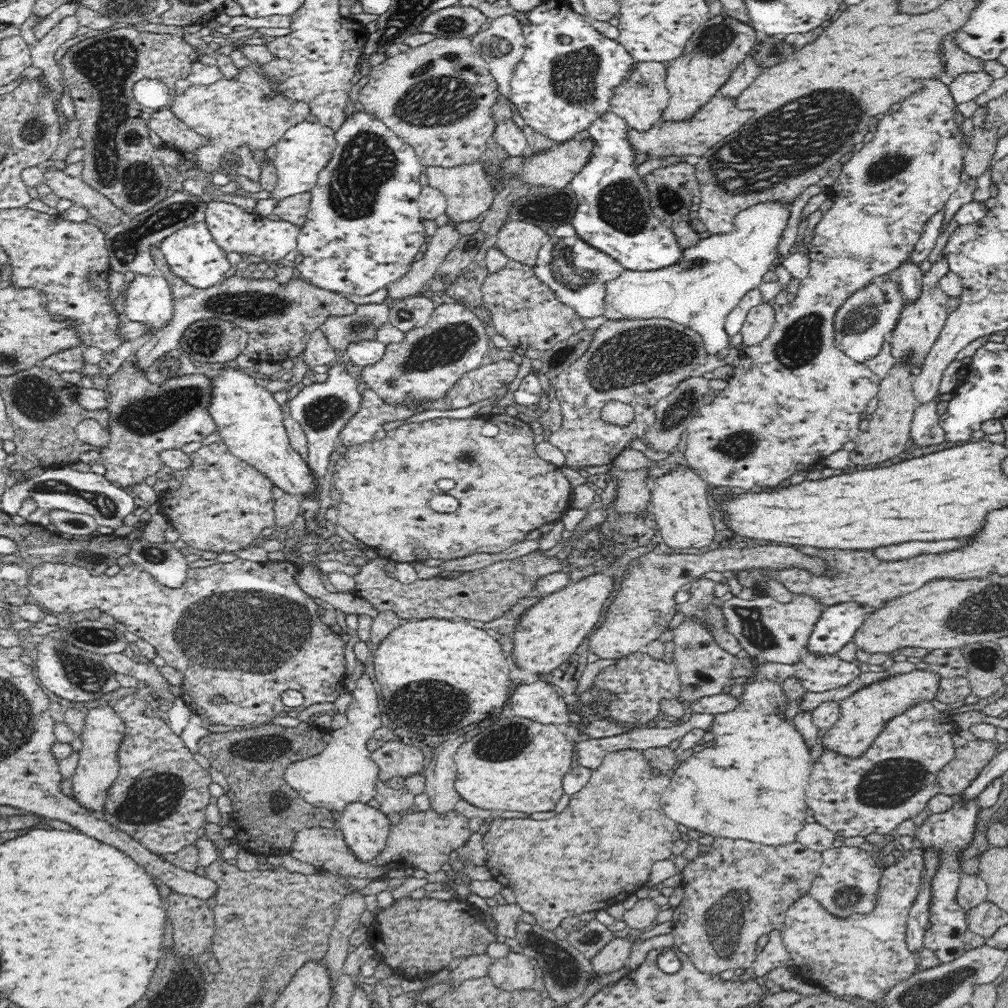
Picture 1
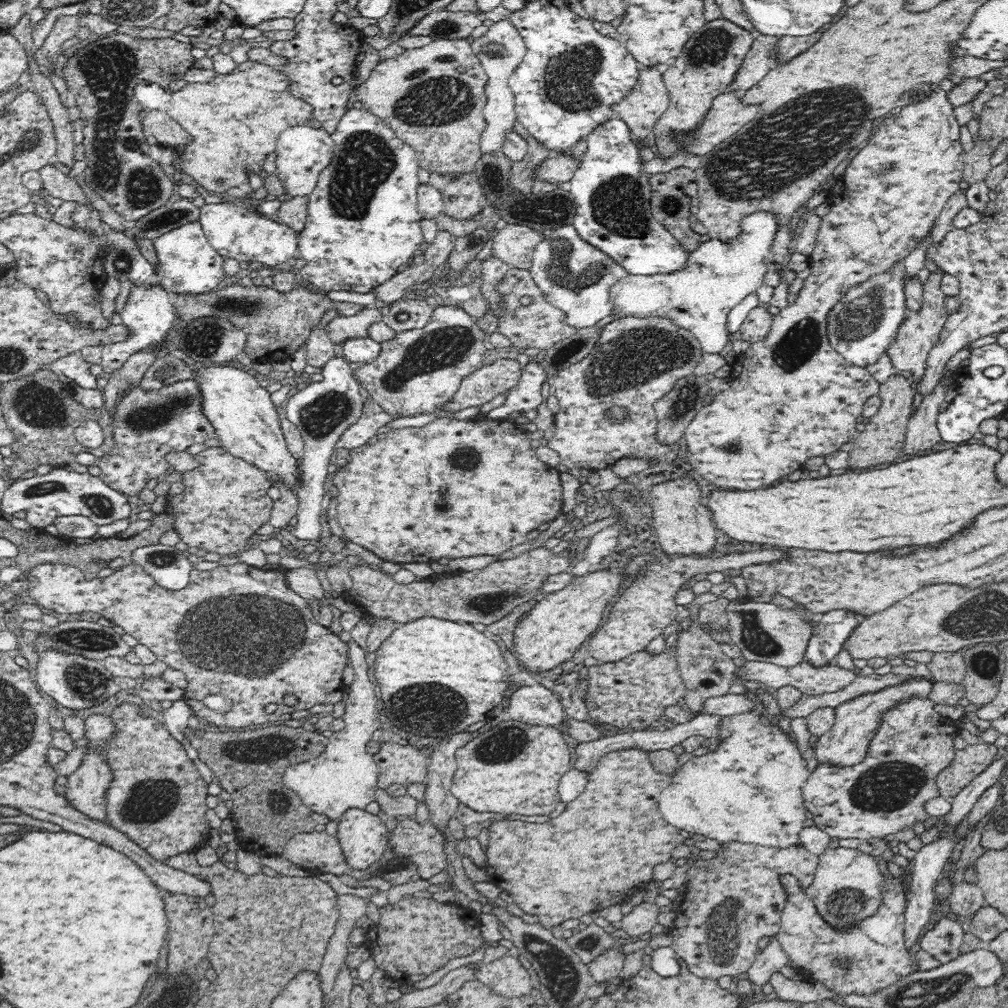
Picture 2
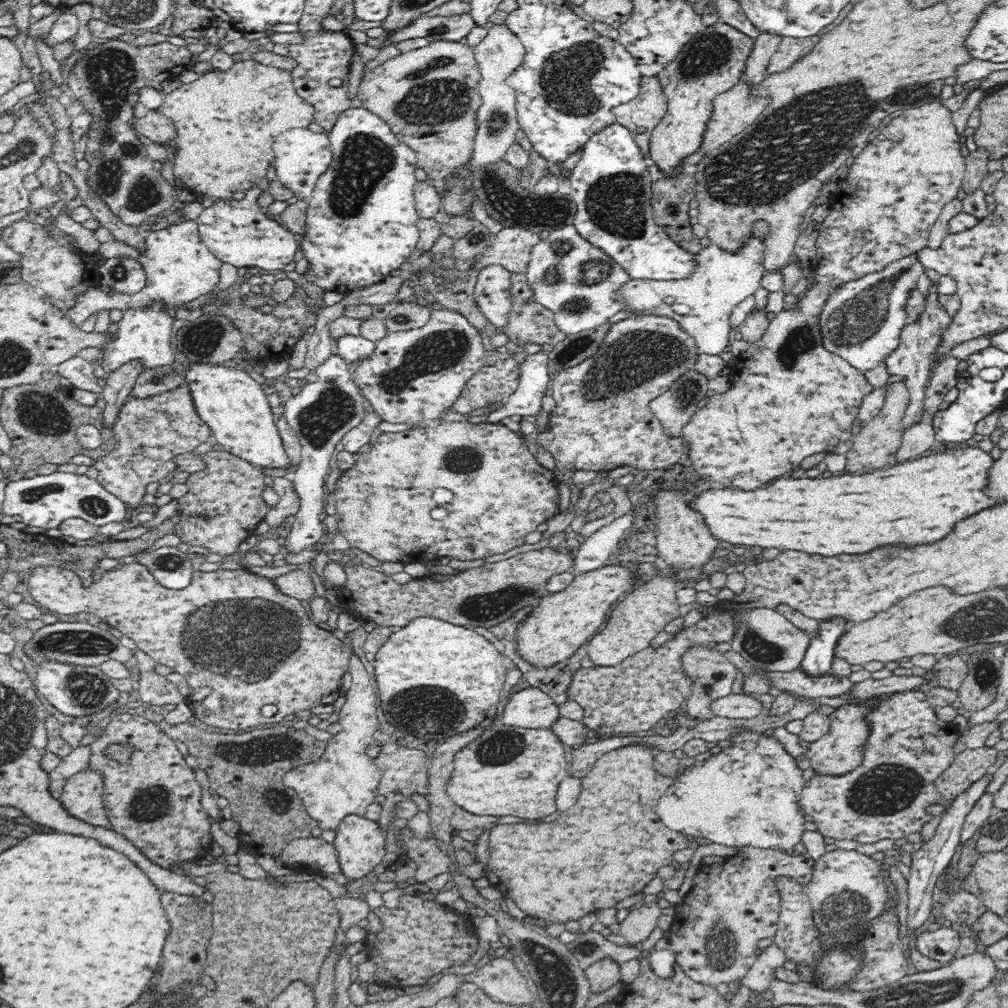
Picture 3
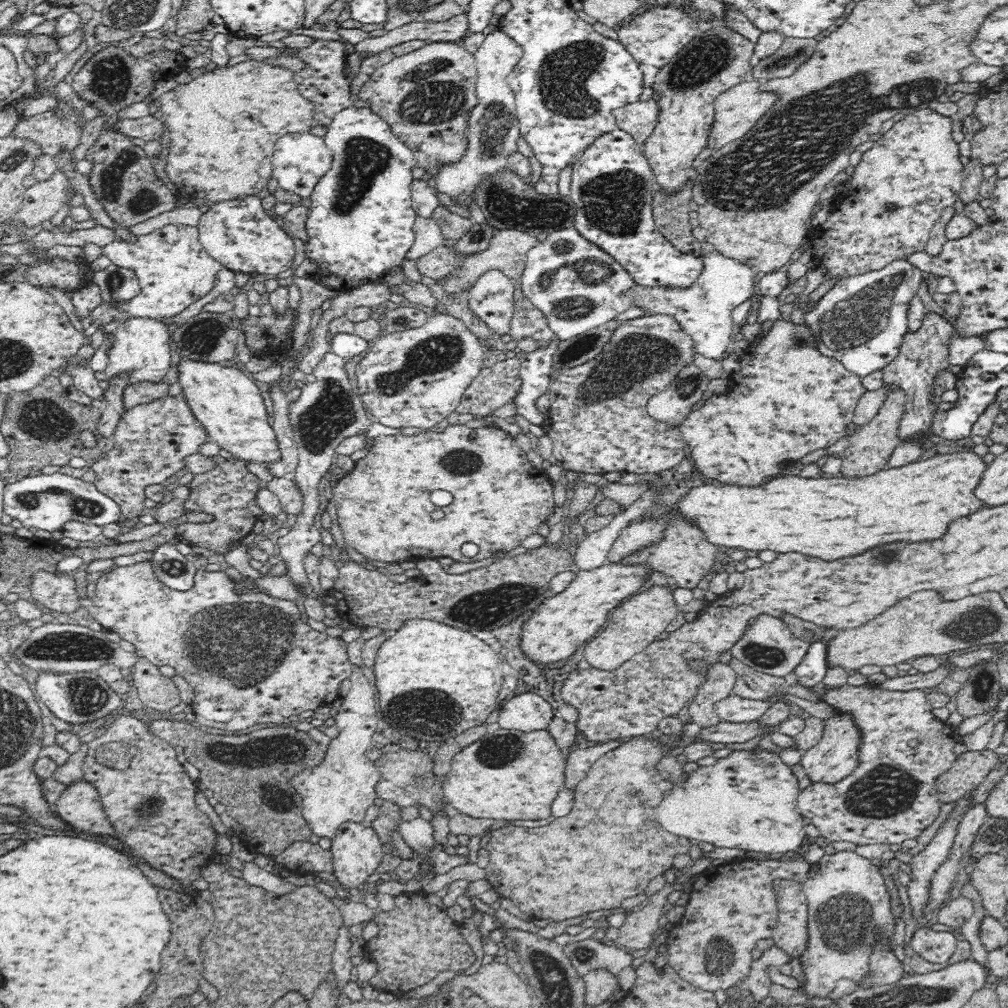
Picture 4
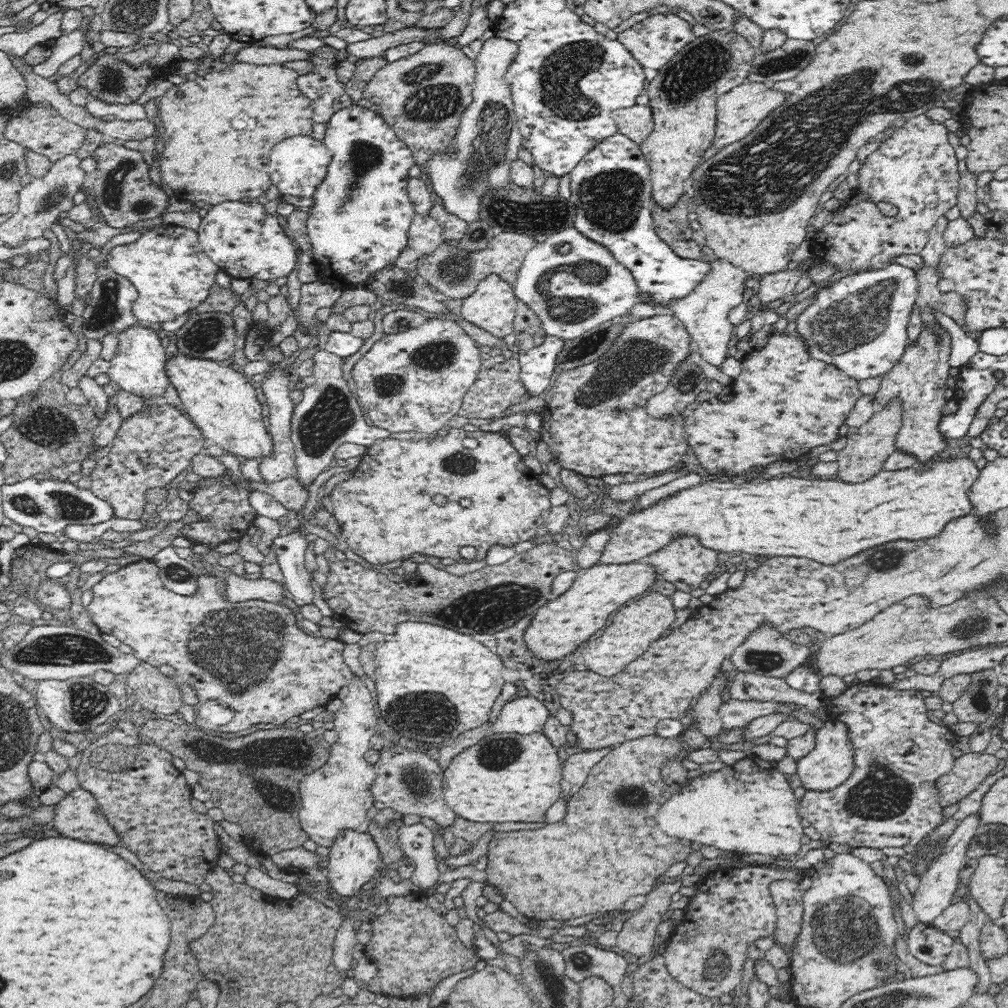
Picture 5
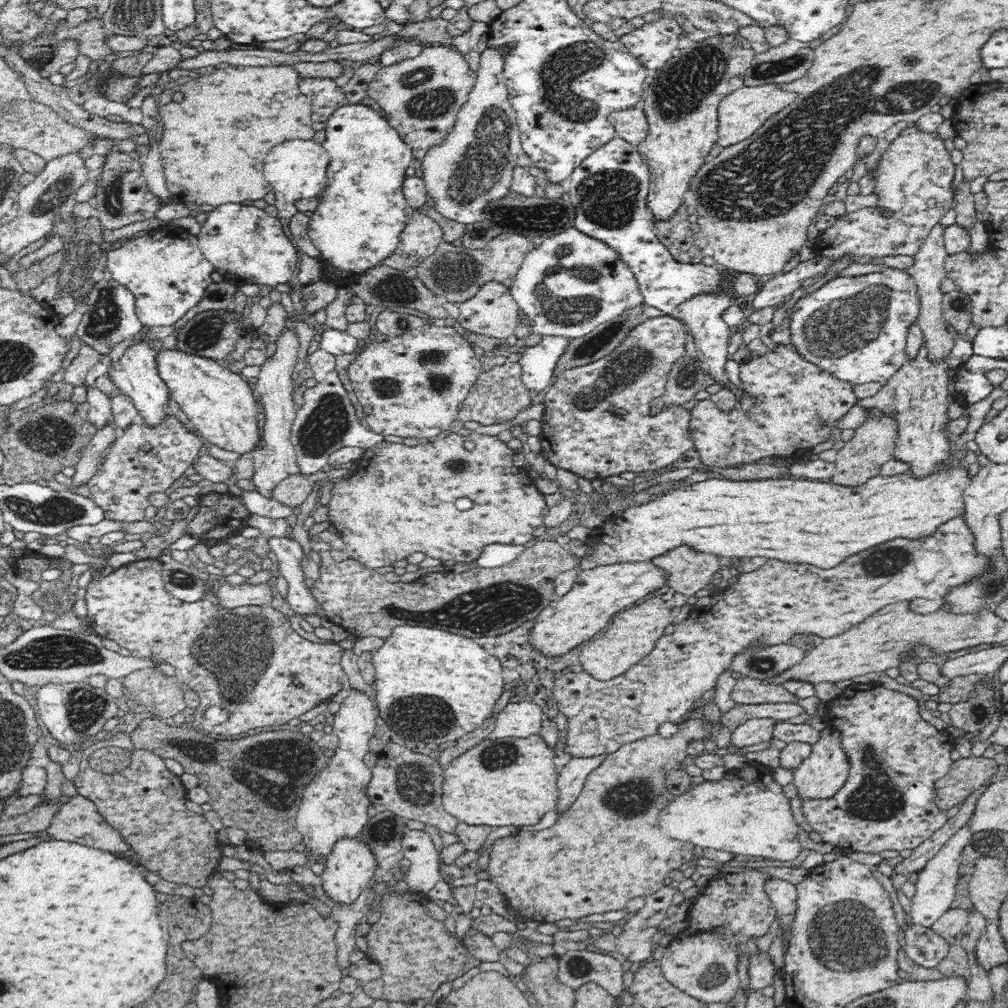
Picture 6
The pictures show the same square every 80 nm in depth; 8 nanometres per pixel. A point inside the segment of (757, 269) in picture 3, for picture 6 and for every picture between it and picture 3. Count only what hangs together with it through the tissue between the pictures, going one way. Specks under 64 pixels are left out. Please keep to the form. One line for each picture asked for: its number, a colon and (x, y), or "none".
4: (704, 309)
5: (704, 312)
6: (702, 314)

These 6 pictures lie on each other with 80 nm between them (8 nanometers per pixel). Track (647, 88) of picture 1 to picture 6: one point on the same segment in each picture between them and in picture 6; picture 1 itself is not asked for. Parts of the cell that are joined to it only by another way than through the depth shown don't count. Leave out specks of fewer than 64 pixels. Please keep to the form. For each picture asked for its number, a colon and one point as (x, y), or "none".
2: (649, 99)
3: (640, 116)
4: (638, 119)
5: (635, 122)
6: (631, 125)

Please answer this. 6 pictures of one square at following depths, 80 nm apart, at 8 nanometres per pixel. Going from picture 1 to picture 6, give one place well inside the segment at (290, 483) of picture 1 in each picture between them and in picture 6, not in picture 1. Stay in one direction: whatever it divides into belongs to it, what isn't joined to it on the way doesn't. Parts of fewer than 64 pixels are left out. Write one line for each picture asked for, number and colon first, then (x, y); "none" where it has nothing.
2: (239, 408)
3: (234, 406)
4: (227, 403)
5: (222, 403)
6: (220, 404)

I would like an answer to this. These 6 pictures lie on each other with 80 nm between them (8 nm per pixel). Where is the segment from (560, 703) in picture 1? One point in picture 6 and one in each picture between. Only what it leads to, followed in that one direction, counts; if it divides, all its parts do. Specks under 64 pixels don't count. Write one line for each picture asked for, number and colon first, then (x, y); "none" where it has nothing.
2: (534, 705)
3: (531, 709)
4: (527, 712)
5: (523, 716)
6: (522, 719)

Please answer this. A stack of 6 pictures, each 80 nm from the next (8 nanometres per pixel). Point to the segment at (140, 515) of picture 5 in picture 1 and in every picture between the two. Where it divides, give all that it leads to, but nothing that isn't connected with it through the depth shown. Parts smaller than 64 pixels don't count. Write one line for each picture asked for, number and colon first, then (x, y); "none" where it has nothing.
1: (146, 419)
2: (148, 425)
3: (149, 433)
4: (152, 442)

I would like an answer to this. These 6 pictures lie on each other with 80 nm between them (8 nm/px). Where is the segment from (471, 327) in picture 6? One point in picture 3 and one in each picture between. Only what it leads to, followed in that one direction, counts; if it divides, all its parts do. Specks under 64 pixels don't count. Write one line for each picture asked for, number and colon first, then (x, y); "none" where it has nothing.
3: (492, 292)
4: (490, 299)
5: (492, 306)

